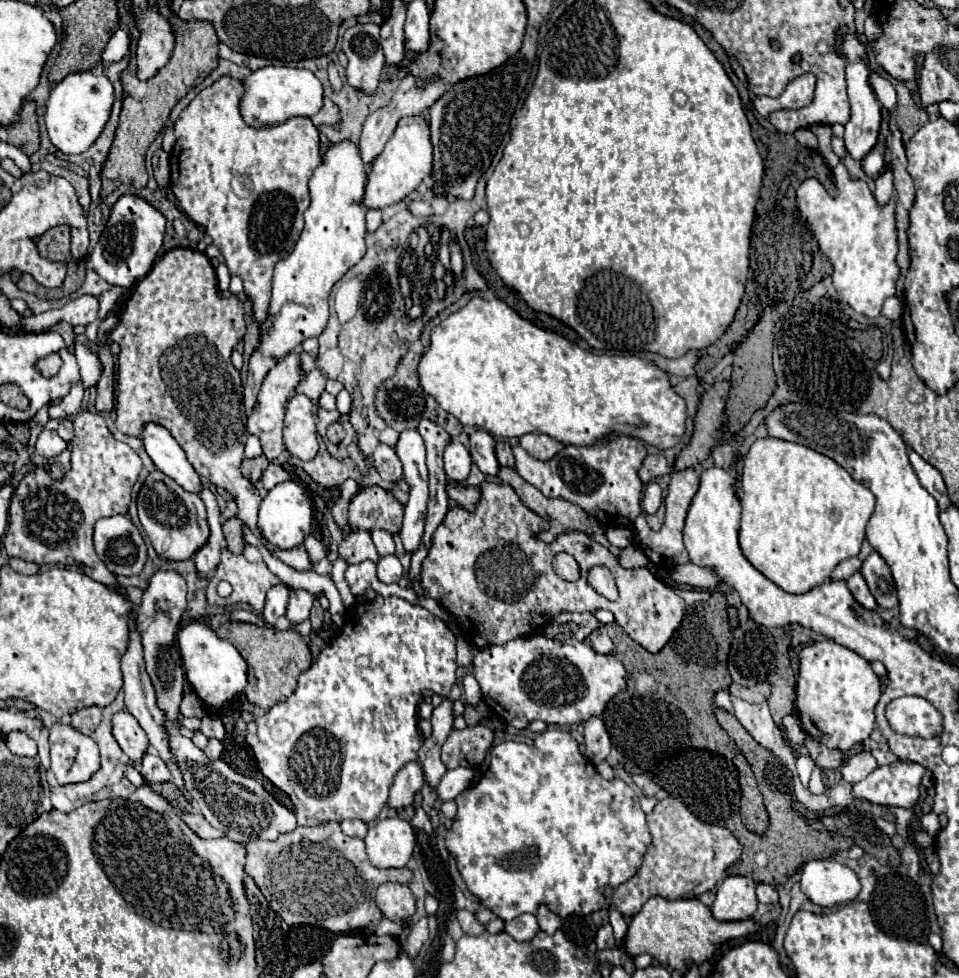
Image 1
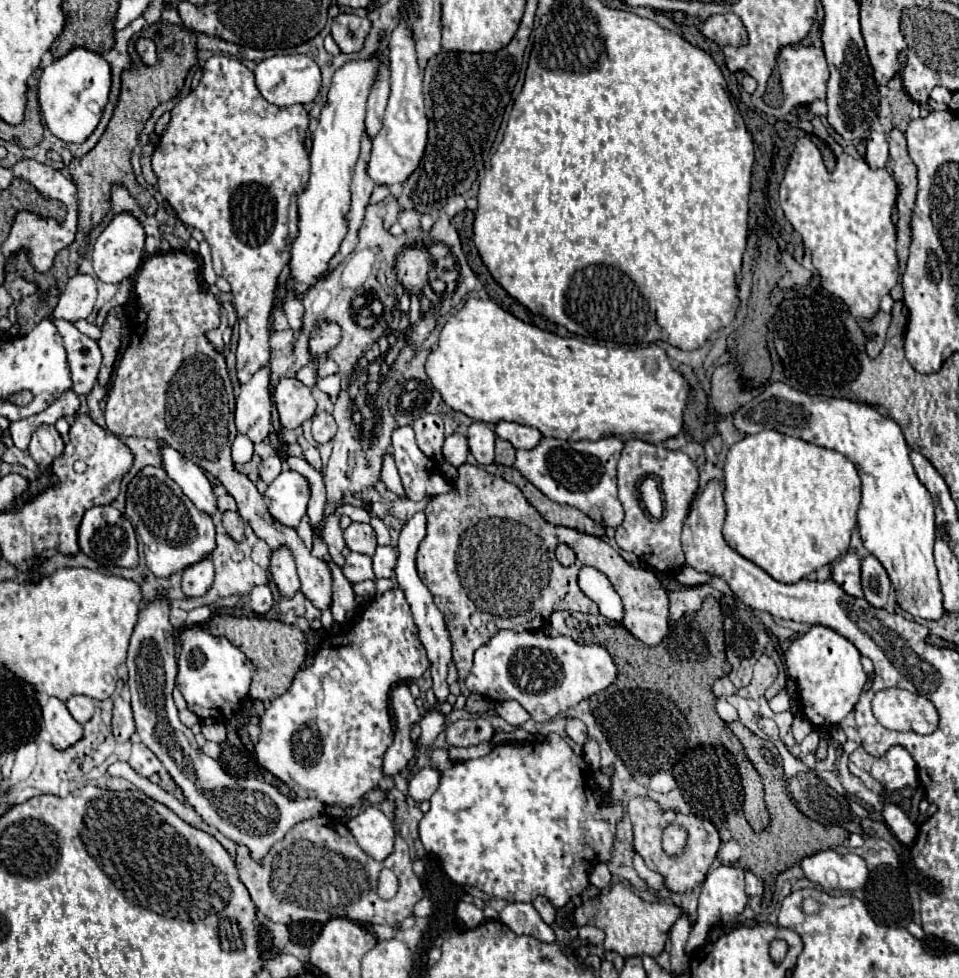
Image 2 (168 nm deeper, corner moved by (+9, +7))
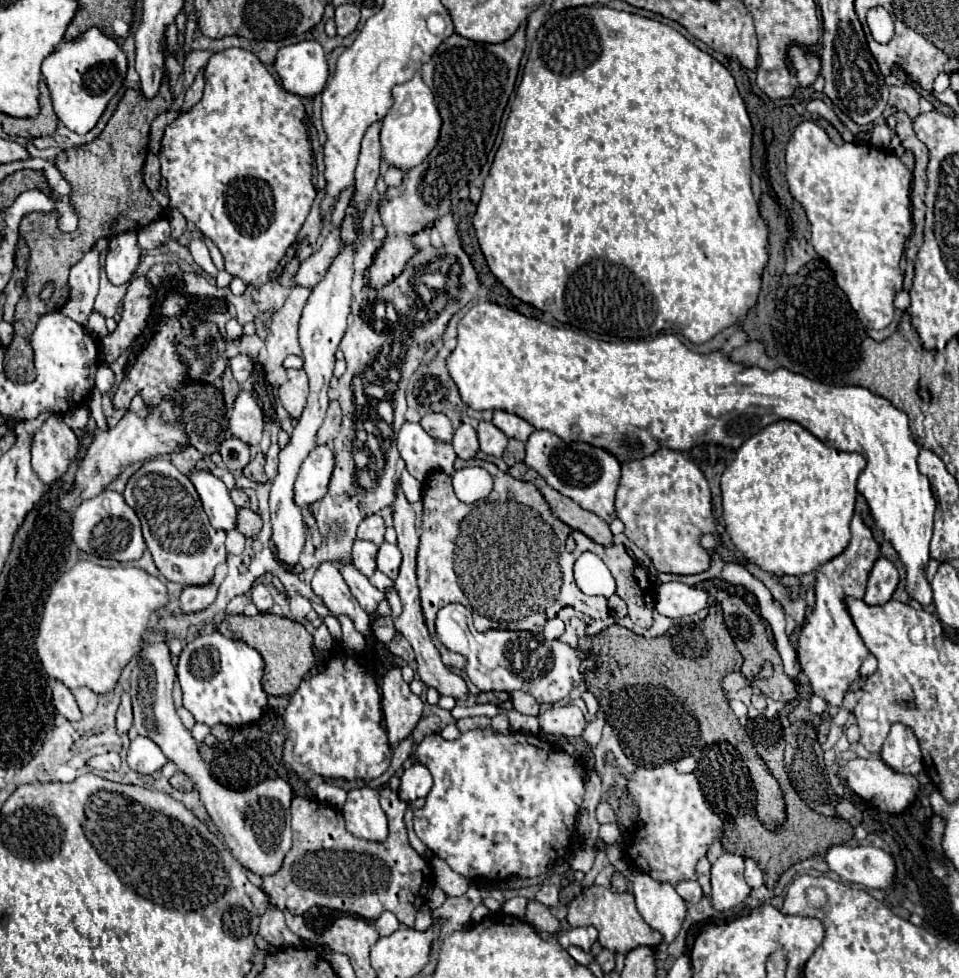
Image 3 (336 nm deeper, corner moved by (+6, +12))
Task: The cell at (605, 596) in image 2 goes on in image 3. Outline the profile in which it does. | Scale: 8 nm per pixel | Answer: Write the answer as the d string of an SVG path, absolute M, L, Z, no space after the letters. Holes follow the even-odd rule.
M583 552L577 558L575 582L583 594L605 596L609 600L609 608L615 612L615 618L627 616L627 604L615 594L615 580L605 562L597 554Z

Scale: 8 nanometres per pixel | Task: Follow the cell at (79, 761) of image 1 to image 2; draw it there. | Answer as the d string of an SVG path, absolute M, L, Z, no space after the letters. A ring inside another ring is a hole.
M50 697L48 703L44 705L42 719L44 719L46 731L52 737L52 747L58 751L66 751L74 747L84 737L82 725L72 719L66 705L56 697Z

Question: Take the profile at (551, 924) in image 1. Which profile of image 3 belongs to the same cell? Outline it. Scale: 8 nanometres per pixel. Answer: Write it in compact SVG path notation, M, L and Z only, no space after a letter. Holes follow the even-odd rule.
M543 884L535 896L539 902L543 902L545 906L557 906L559 904L559 888L555 884Z

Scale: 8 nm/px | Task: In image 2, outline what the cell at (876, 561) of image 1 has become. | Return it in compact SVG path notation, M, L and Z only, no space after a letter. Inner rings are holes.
M868 555L862 559L862 589L864 597L874 607L884 607L890 593L890 579L882 563Z

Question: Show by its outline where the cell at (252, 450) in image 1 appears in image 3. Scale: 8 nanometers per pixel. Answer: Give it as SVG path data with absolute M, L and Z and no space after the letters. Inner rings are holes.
M237 438L223 440L223 444L219 446L219 454L229 470L241 470L249 464L249 446Z

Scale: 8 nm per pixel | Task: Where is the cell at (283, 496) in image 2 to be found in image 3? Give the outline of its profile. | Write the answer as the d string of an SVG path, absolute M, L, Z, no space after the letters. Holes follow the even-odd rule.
M315 446L307 460L301 464L297 482L295 482L295 502L305 508L327 494L331 472L335 468L335 454L331 446Z

